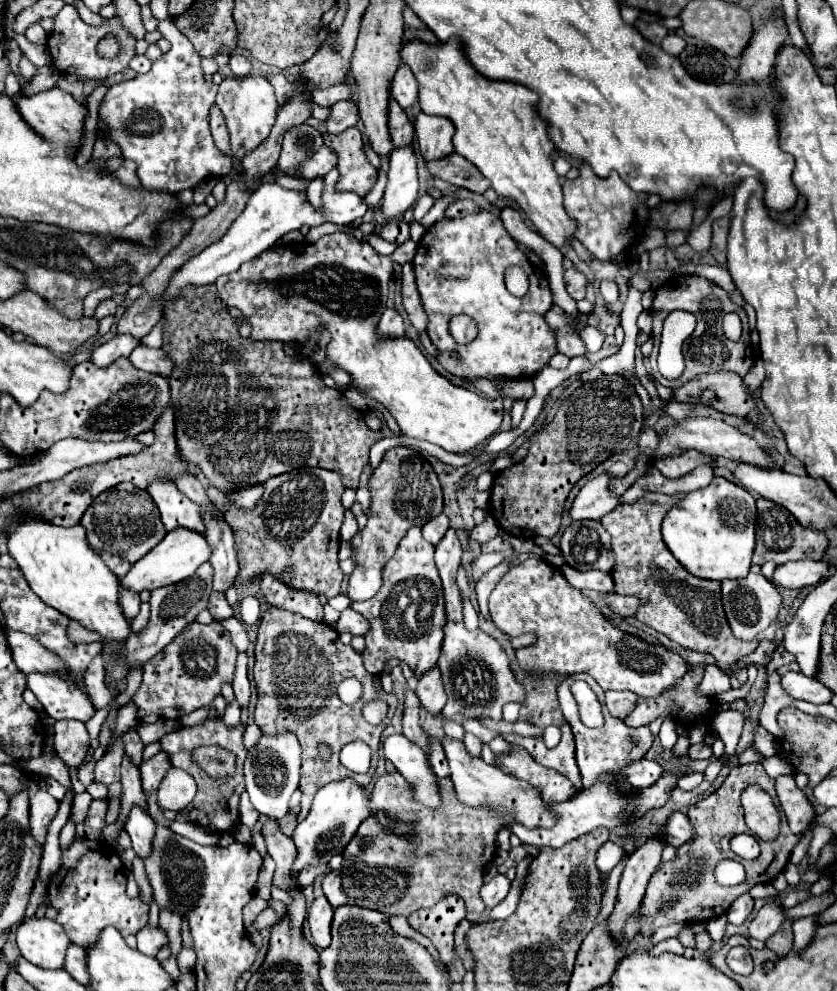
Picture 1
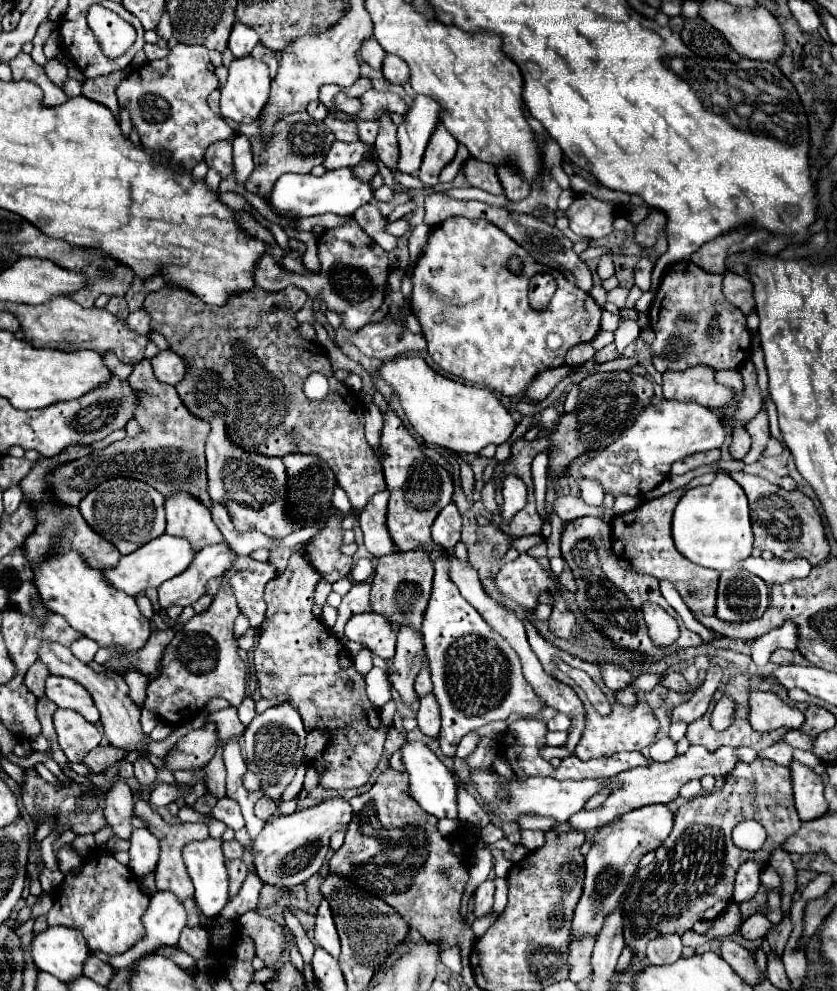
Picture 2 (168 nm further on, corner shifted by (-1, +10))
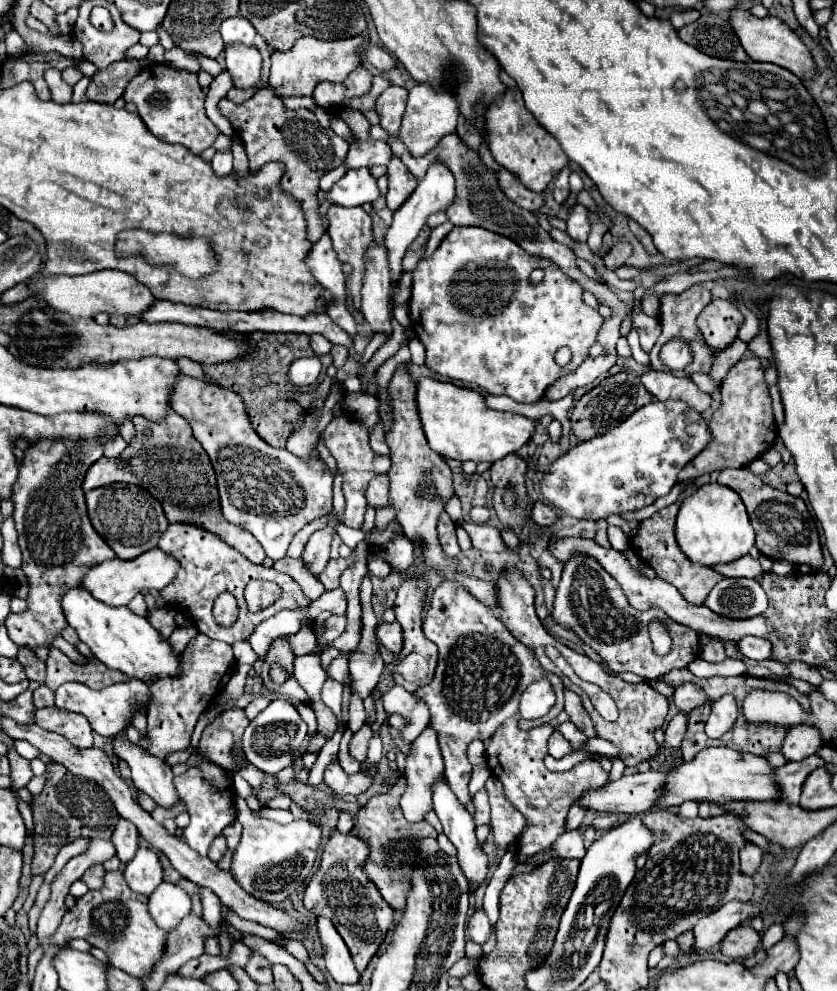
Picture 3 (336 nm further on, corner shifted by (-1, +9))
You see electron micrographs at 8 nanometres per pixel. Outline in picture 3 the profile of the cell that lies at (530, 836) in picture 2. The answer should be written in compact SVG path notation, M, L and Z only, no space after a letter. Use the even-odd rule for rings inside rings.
M508 719L488 741L490 747L486 747L486 761L490 771L504 783L506 797L514 803L516 809L520 809L528 825L520 833L518 841L518 861L524 863L534 853L548 849L558 835L564 833L564 821L566 813L576 797L582 795L586 789L596 789L604 783L608 783L610 773L602 769L596 761L582 761L574 765L568 771L552 773L544 767L544 757L548 753L548 737L552 733L552 725L540 725L530 731L522 731L516 725L516 719Z

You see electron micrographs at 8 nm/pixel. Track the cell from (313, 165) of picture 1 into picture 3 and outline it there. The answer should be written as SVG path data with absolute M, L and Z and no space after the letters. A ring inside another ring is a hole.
M354 141L348 149L348 155L344 159L344 165L348 169L360 169L360 167L374 167L374 165L386 165L390 159L390 147L384 141Z

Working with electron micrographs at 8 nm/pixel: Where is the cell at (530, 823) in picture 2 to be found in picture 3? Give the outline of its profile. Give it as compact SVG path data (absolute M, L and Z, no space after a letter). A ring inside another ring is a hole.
M490 775L486 781L486 791L490 795L490 807L492 807L492 839L498 847L508 849L510 843L514 843L524 829L524 815L504 799L504 787L500 787L500 779L496 775Z

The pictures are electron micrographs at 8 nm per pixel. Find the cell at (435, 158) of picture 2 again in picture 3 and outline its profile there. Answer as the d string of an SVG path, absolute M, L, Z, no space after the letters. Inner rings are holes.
M434 161L428 167L426 175L420 179L414 193L408 197L408 201L402 203L398 207L398 211L394 211L394 221L392 221L392 225L390 225L388 233L386 233L386 249L388 249L388 263L390 263L392 283L398 283L398 279L402 275L402 257L404 257L408 245L418 237L420 229L426 223L426 217L430 213L446 209L452 201L454 201L454 175L452 175L452 171L448 171L448 167L444 167L444 163Z

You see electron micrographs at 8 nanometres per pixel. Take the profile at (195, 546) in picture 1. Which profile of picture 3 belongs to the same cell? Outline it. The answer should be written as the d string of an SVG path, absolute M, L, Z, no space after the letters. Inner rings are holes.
M158 547L138 555L136 559L130 561L122 561L122 559L110 559L104 561L96 567L92 567L92 571L88 571L88 575L82 579L82 587L88 589L98 601L108 603L108 605L128 605L130 599L144 589L164 589L168 583L172 583L172 579L176 577L176 571L180 569L180 563L176 563L176 559L172 559L172 555L160 551Z

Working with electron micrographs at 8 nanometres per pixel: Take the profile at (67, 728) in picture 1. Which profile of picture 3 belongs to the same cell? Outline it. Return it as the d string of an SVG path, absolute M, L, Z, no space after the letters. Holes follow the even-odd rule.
M58 707L38 709L36 711L36 725L46 731L54 731L64 735L74 747L88 749L92 747L92 727L80 713L70 713Z

